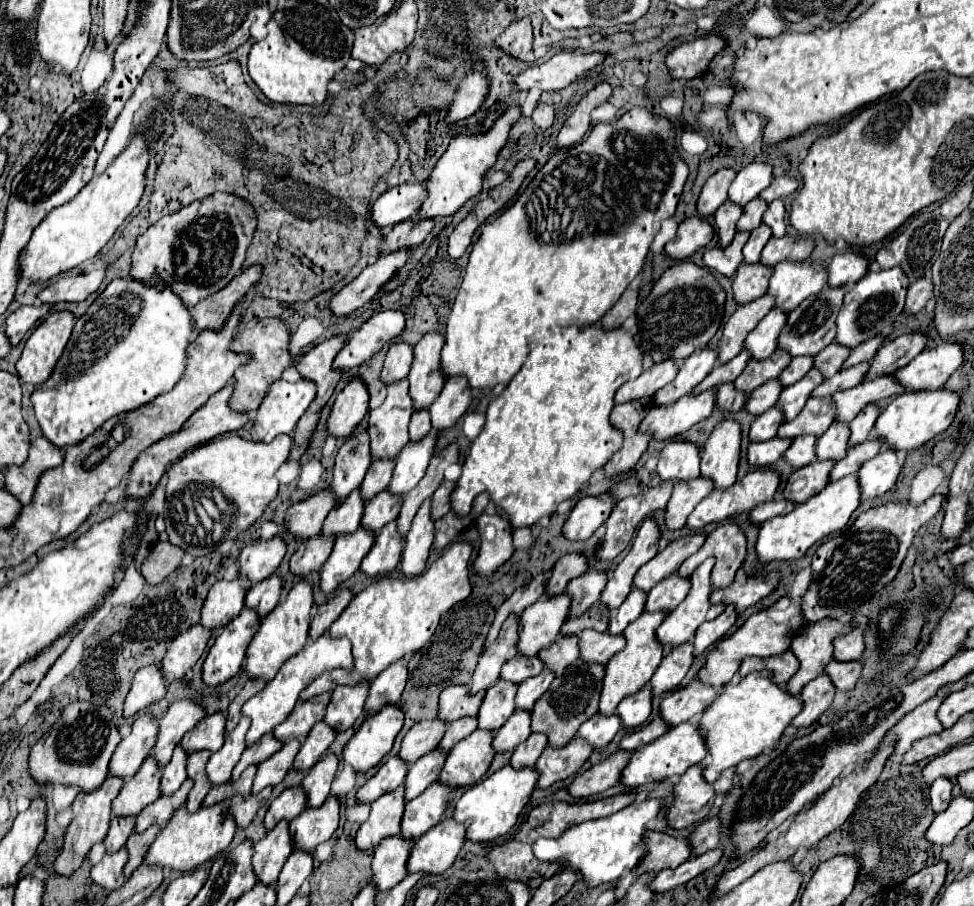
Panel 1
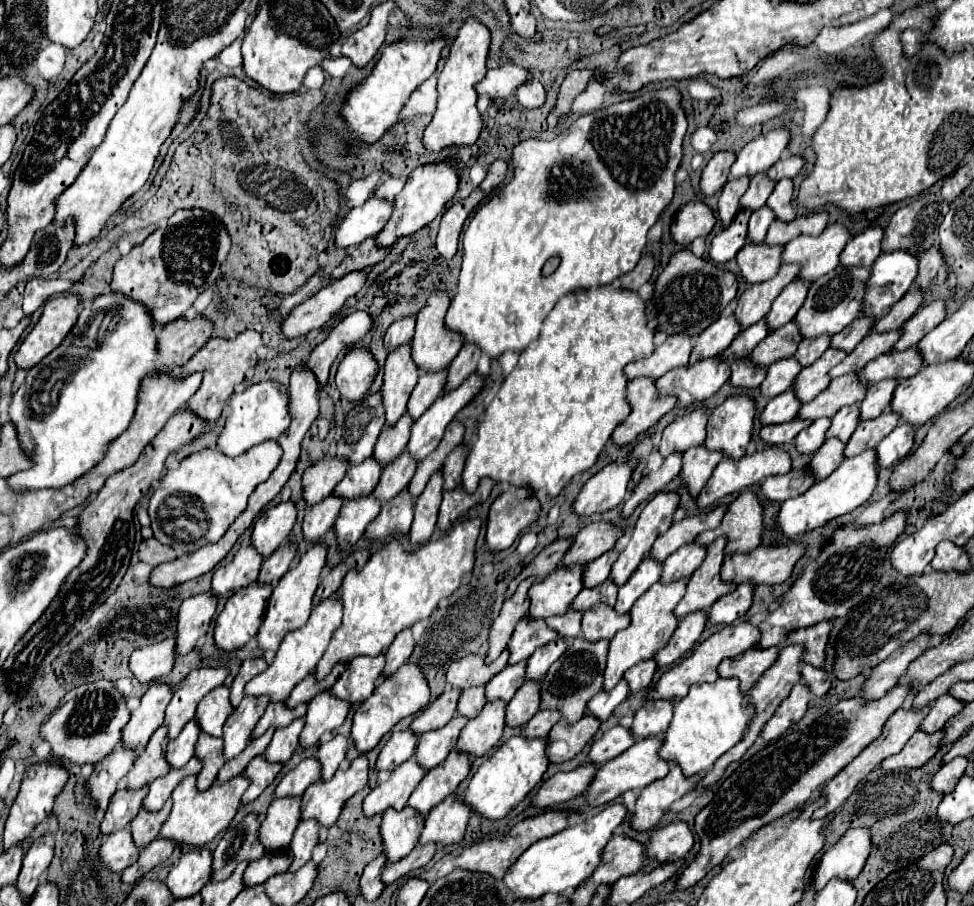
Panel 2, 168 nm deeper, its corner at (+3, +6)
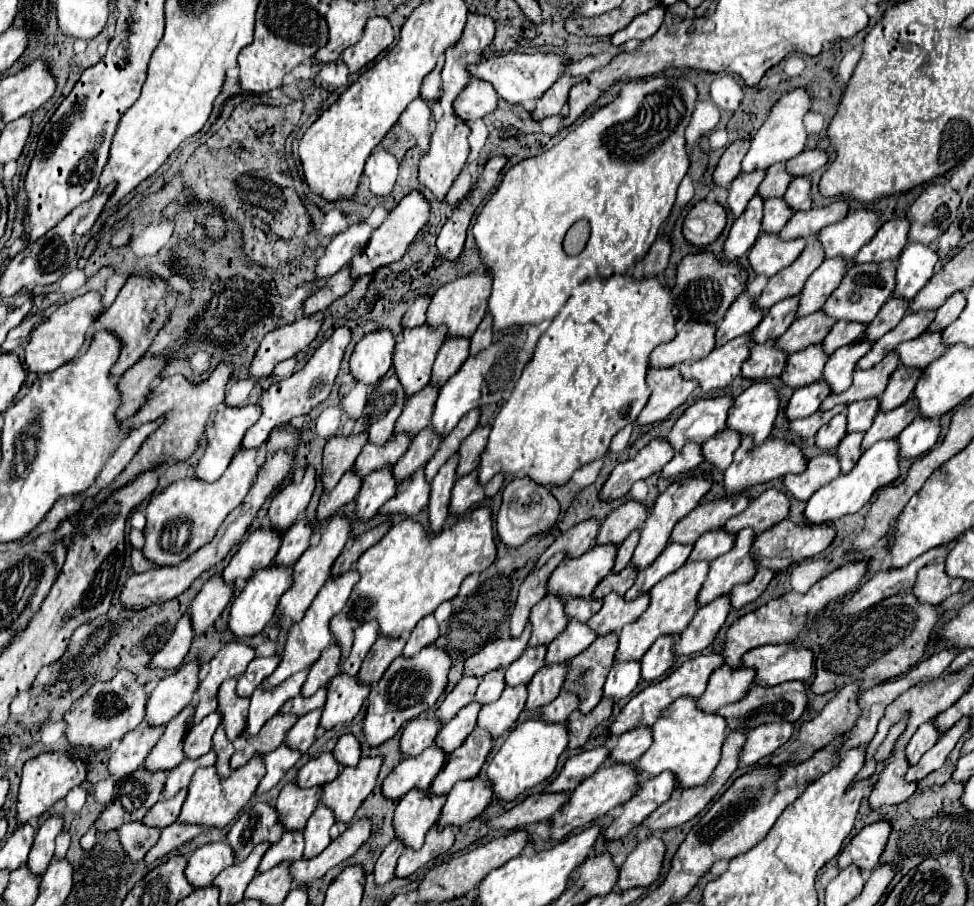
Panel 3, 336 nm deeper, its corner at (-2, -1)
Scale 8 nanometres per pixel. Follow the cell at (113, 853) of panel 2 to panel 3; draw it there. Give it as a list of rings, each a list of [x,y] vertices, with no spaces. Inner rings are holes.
[[[129,822],[119,828],[119,842],[129,860],[133,862],[143,860],[157,840],[159,840],[159,830],[147,828],[141,822]]]

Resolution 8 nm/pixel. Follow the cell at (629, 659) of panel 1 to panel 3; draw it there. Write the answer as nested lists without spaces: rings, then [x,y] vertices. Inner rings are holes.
[[[689,562],[689,564],[683,564],[677,572],[663,578],[657,586],[653,586],[653,590],[649,592],[649,596],[651,596],[649,608],[639,616],[637,622],[633,622],[621,630],[615,662],[641,660],[643,654],[653,646],[653,642],[659,636],[679,636],[697,612],[695,598],[707,578],[707,572],[709,572],[709,562]]]

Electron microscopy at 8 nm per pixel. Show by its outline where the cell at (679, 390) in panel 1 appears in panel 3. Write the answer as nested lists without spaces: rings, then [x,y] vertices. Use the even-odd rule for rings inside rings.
[[[747,294],[739,296],[737,302],[727,310],[723,322],[717,326],[717,334],[715,334],[715,348],[727,344],[729,340],[749,334],[763,318],[761,310],[753,308],[753,298],[749,298]]]

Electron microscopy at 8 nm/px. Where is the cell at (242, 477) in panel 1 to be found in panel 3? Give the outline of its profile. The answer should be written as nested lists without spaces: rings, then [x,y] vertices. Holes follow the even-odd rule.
[[[255,448],[239,450],[231,460],[229,468],[225,470],[225,474],[213,484],[205,484],[203,480],[197,480],[197,478],[183,478],[173,482],[161,494],[151,496],[145,510],[145,516],[147,516],[147,526],[145,526],[147,532],[145,532],[145,546],[143,546],[145,558],[153,560],[159,566],[175,566],[187,560],[189,556],[193,556],[193,552],[197,552],[201,546],[209,544],[209,540],[213,540],[213,536],[217,534],[219,526],[225,522],[229,512],[233,512],[245,500],[245,496],[249,494],[249,488],[253,486],[253,480],[259,476],[261,464],[257,462],[255,456],[257,456]],[[177,518],[191,522],[191,536],[189,536],[187,548],[181,552],[165,552],[165,548],[157,544],[157,540],[161,540],[161,528],[165,528],[169,520],[177,520]]]

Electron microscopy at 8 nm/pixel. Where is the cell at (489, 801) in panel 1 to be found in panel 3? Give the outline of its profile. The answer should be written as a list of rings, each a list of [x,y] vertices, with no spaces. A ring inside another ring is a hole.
[[[527,720],[519,724],[487,766],[487,780],[491,782],[493,796],[503,802],[513,802],[525,790],[547,780],[555,772],[559,754],[567,748],[567,742],[567,724],[547,724],[543,720]]]

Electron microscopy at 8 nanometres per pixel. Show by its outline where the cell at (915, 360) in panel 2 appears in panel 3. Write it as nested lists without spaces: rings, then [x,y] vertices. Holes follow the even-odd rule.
[[[925,332],[895,348],[895,352],[899,354],[899,362],[907,368],[917,368],[917,370],[925,370],[945,350],[947,346],[941,344],[939,332]]]

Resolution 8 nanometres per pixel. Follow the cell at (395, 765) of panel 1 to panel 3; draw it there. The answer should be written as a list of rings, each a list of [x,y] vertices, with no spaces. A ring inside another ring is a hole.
[[[427,714],[429,718],[417,718],[411,720],[401,734],[401,742],[399,742],[399,750],[403,756],[419,756],[425,748],[429,748],[441,728],[441,724],[437,722],[437,718],[433,714]]]

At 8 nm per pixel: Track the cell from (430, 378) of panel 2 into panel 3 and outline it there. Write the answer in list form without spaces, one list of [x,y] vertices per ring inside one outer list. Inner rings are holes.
[[[449,338],[443,342],[443,346],[437,352],[437,360],[433,364],[433,376],[431,376],[431,386],[443,388],[443,384],[459,372],[461,364],[469,356],[469,340],[465,338]]]

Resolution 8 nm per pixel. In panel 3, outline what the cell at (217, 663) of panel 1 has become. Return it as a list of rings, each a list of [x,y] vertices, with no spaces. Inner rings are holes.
[[[269,566],[263,572],[257,572],[257,576],[247,580],[247,586],[241,590],[241,594],[233,600],[229,610],[229,630],[237,638],[251,638],[257,632],[263,630],[263,626],[273,618],[275,608],[283,592],[291,586],[291,568],[281,566]]]

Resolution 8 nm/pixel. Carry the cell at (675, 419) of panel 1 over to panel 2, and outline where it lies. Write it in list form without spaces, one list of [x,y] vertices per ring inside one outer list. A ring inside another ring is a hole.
[[[720,355],[708,357],[692,365],[672,369],[664,377],[660,377],[656,385],[660,387],[662,395],[668,395],[674,385],[674,397],[678,399],[680,407],[700,403],[712,397],[728,381],[730,363],[732,363],[732,357],[724,361],[720,359]]]

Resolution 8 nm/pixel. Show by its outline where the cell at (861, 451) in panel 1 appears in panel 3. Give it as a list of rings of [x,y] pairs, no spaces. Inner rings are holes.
[[[907,400],[903,406],[891,412],[877,412],[873,426],[865,432],[861,450],[871,448],[879,440],[895,440],[901,434],[901,430],[917,418],[917,414],[919,414],[919,408],[913,400]]]

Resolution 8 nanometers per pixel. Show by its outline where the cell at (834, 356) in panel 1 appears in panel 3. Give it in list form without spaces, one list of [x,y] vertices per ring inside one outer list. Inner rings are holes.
[[[889,298],[881,312],[877,314],[877,318],[873,322],[867,324],[867,330],[865,334],[861,336],[861,340],[869,340],[869,342],[875,342],[877,338],[881,338],[883,334],[887,334],[891,328],[895,328],[899,324],[899,320],[905,316],[909,304],[901,298]]]

